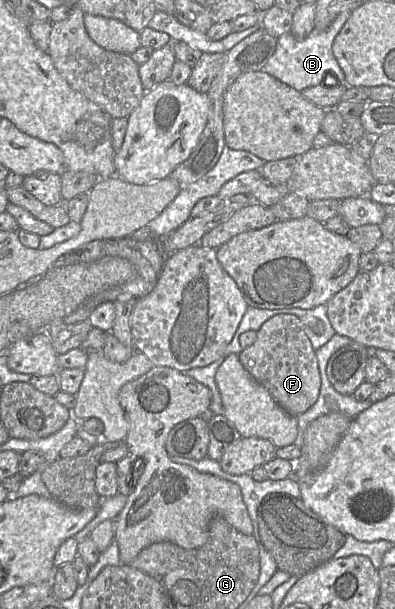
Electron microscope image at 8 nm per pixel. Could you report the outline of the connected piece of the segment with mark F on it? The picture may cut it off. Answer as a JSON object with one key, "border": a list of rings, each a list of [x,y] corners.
{"border":[[[279,314],[265,321],[257,331],[256,341],[244,348],[238,356],[251,376],[264,386],[279,406],[290,415],[299,416],[317,401],[321,376],[316,351],[297,316]]]}

